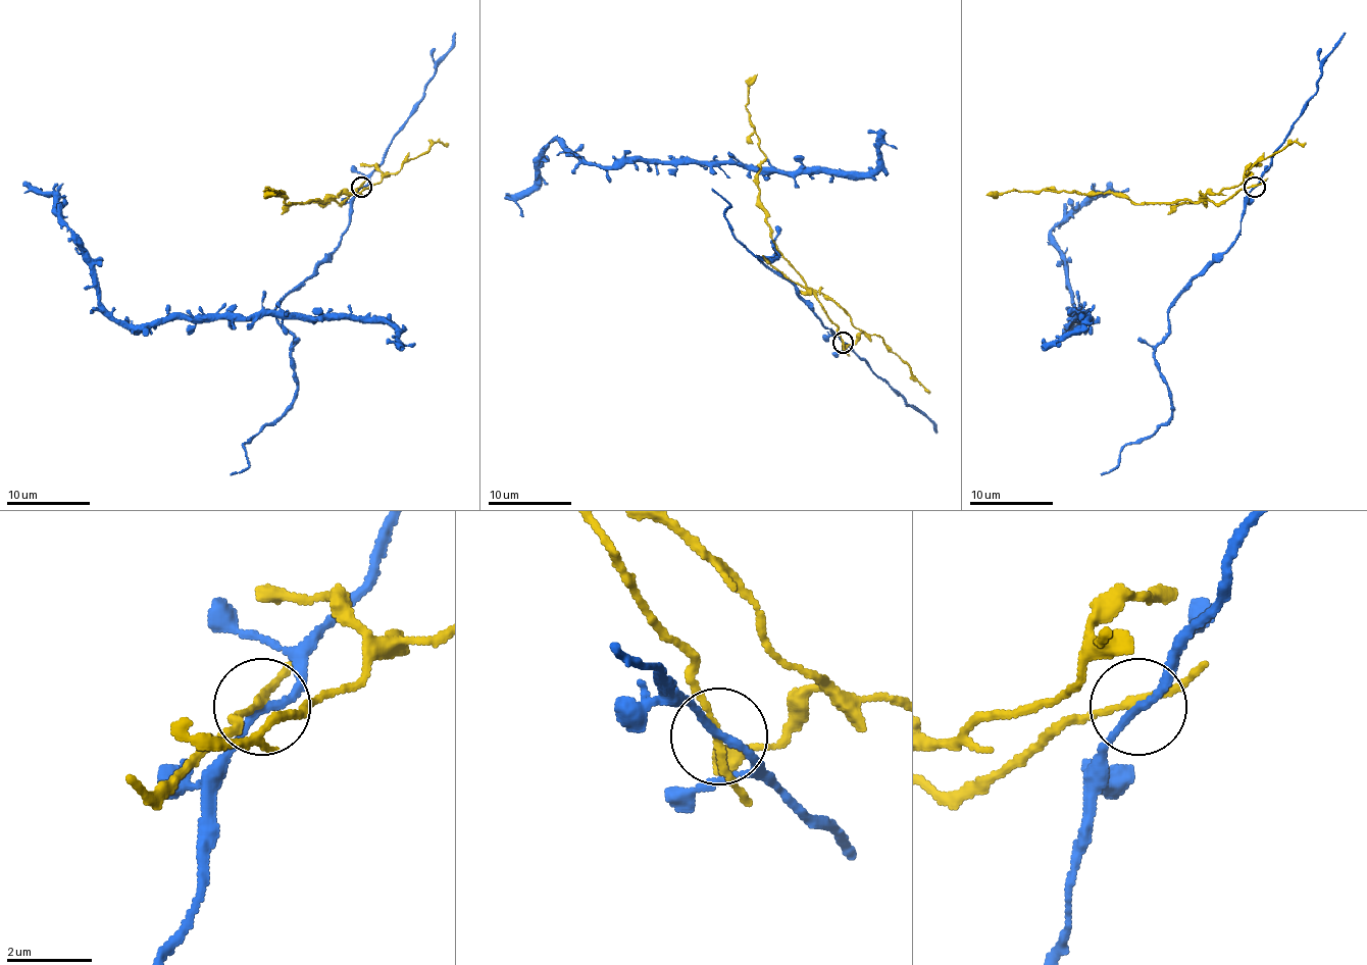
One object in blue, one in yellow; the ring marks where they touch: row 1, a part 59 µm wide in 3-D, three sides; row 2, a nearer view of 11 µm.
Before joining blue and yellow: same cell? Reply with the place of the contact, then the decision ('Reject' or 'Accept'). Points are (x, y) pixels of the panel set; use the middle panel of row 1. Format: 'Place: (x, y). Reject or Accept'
Place: (843, 342). Reject

